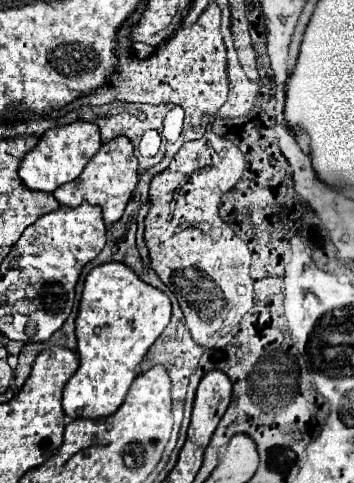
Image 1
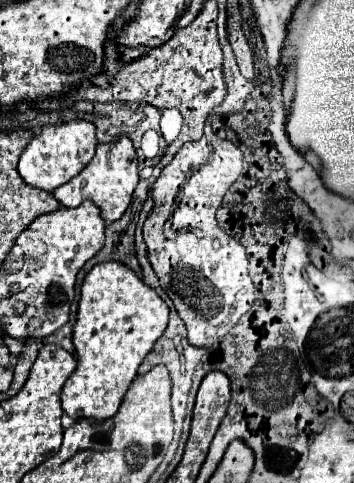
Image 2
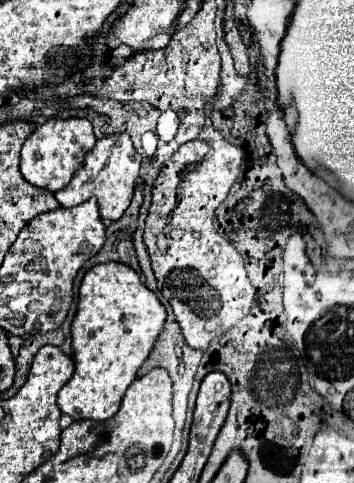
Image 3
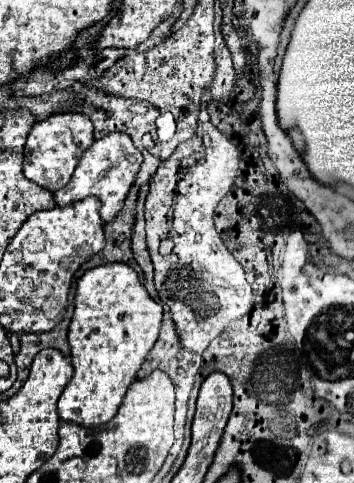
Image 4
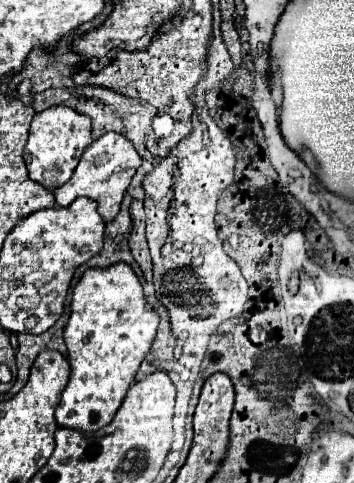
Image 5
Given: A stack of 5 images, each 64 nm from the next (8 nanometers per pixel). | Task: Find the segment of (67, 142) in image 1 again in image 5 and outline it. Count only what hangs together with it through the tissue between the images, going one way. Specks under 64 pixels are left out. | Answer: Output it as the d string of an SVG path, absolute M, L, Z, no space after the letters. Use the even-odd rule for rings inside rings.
M52 106L44 112L38 112L30 124L30 136L22 154L30 180L42 184L48 190L56 190L60 184L66 184L90 142L92 126L88 116L80 116L76 110L64 106Z

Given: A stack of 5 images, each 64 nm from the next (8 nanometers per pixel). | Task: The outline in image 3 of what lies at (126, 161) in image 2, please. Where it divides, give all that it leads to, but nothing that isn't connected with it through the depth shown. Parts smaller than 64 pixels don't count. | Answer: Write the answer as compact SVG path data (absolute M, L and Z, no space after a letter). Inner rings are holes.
M116 134L116 136L102 138L88 152L82 168L74 174L70 184L64 186L62 190L58 190L54 196L56 196L58 204L64 206L64 208L78 206L78 204L86 202L88 198L96 196L98 204L100 204L102 220L116 222L124 214L124 210L128 208L128 204L132 200L132 192L134 192L134 184L136 184L136 178L138 178L140 162L142 162L142 158L134 150L128 134Z

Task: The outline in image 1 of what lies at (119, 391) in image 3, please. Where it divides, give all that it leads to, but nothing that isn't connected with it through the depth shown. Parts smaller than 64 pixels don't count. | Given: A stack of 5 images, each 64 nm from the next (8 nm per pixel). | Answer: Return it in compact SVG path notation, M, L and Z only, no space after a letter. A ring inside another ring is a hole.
M108 262L96 266L84 282L76 316L76 342L80 368L66 382L62 408L70 418L104 418L114 414L126 398L138 366L148 348L168 326L172 314L164 292L142 282L126 264Z

